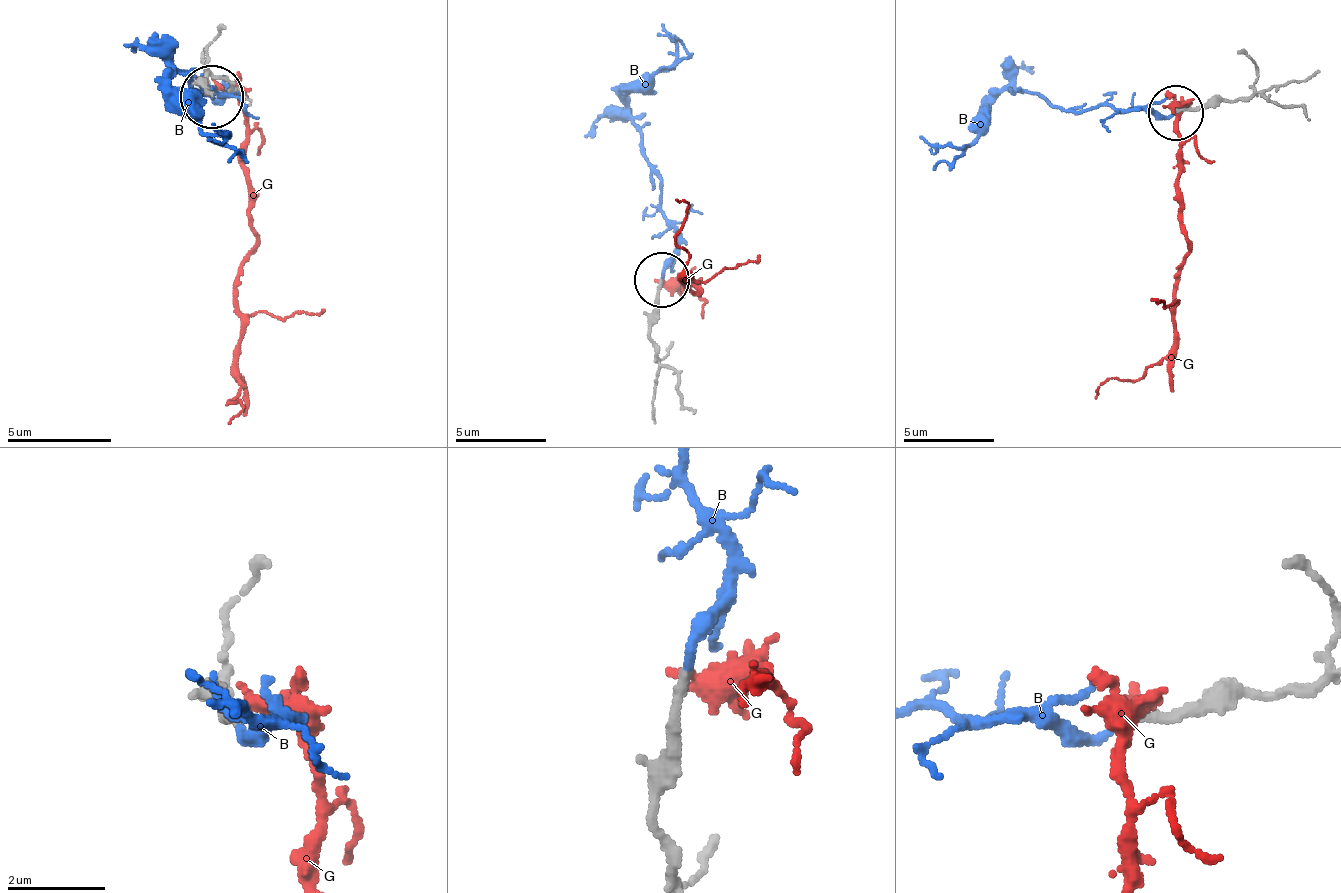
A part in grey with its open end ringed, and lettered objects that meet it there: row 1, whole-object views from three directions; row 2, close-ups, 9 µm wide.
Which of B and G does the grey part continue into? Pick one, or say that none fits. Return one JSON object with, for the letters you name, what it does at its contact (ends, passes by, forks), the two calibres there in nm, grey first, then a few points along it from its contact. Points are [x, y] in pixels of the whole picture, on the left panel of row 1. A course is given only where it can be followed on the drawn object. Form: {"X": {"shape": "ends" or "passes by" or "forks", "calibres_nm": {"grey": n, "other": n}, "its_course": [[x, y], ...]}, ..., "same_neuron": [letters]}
{"B": {"shape": "ends", "calibres_nm": {"grey": 190, "other": 180}, "its_course": [[213, 98], [229, 93], [208, 93], [182, 72], [171, 77], [182, 108], [229, 135], [213, 124]]}, "same_neuron": ["B"]}

